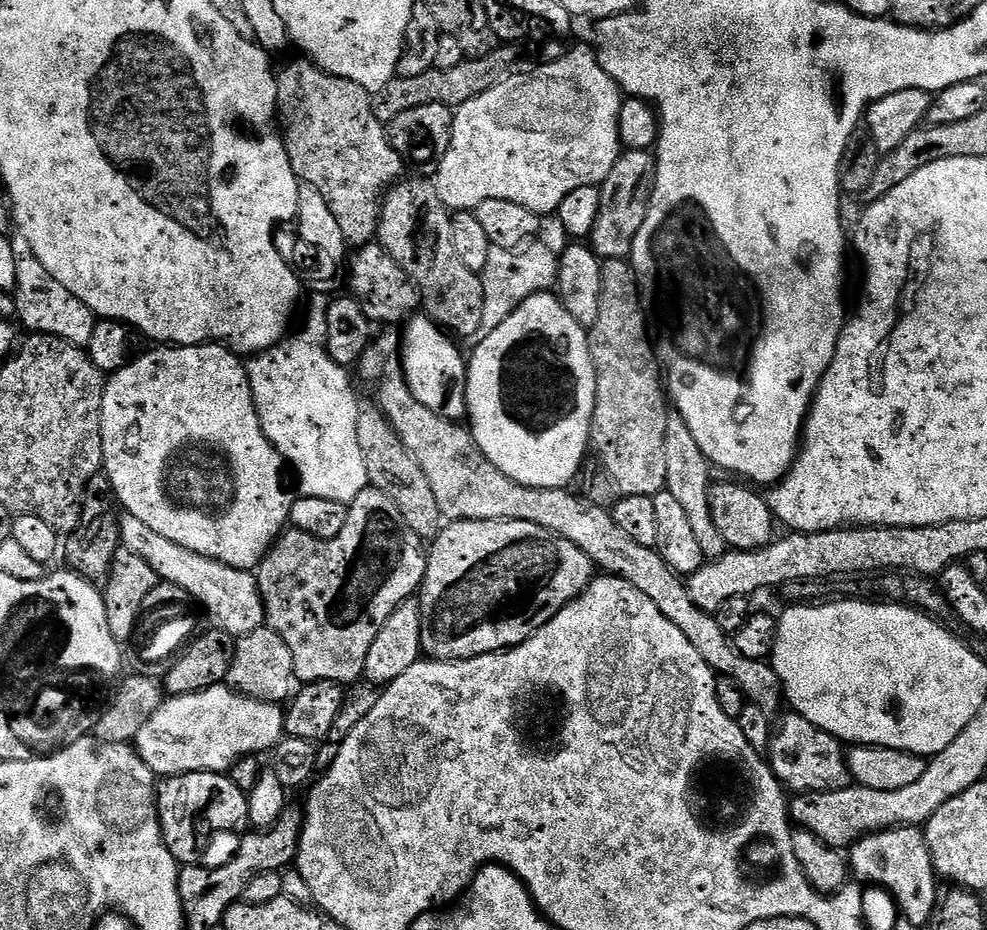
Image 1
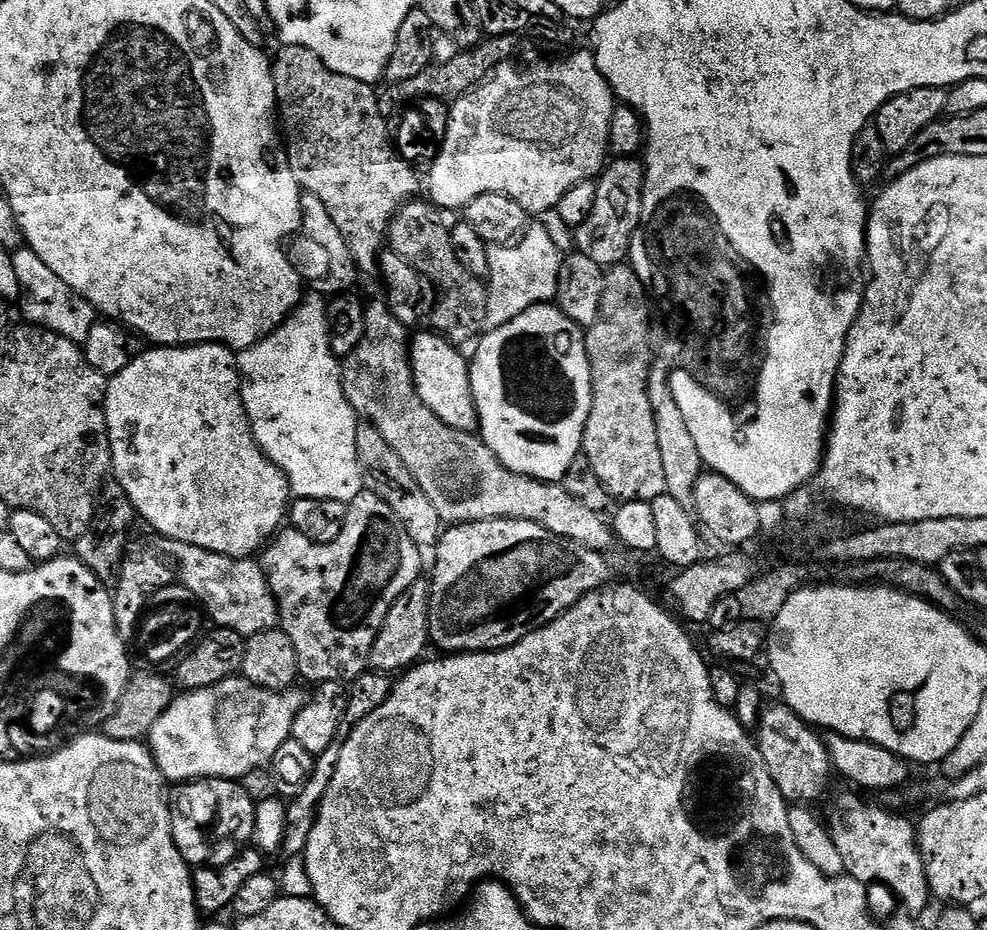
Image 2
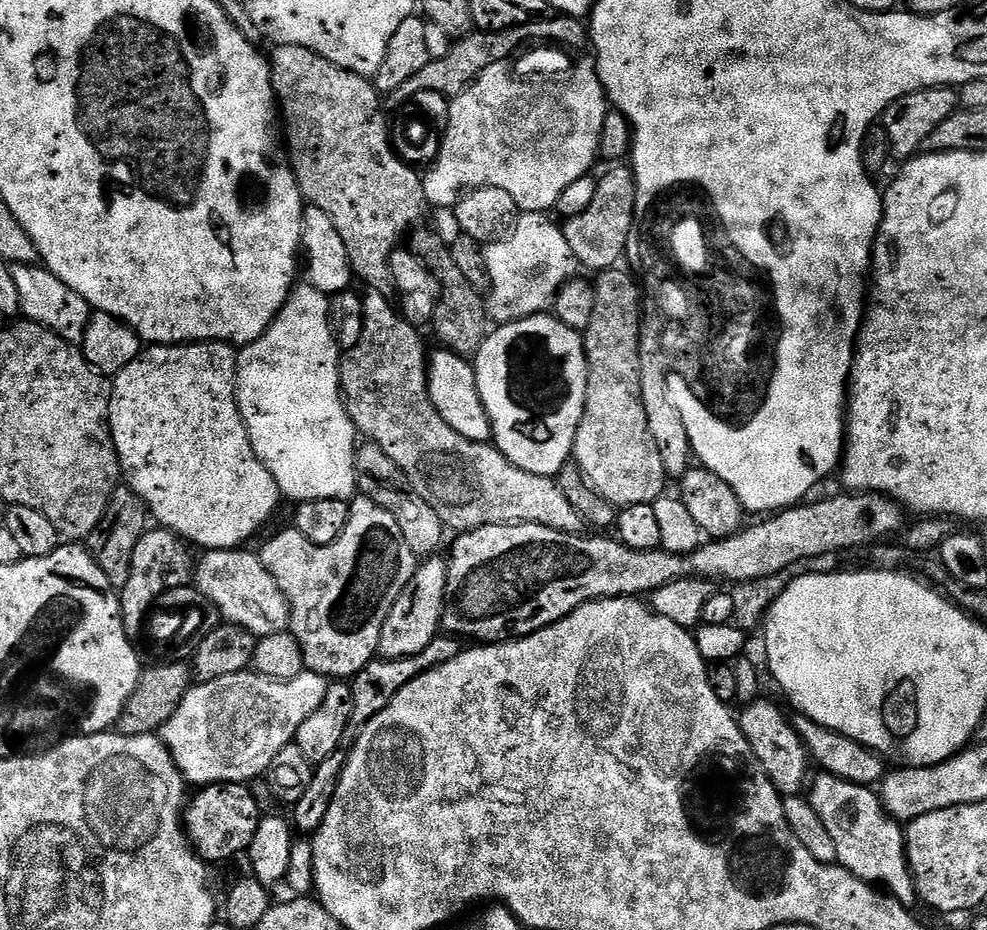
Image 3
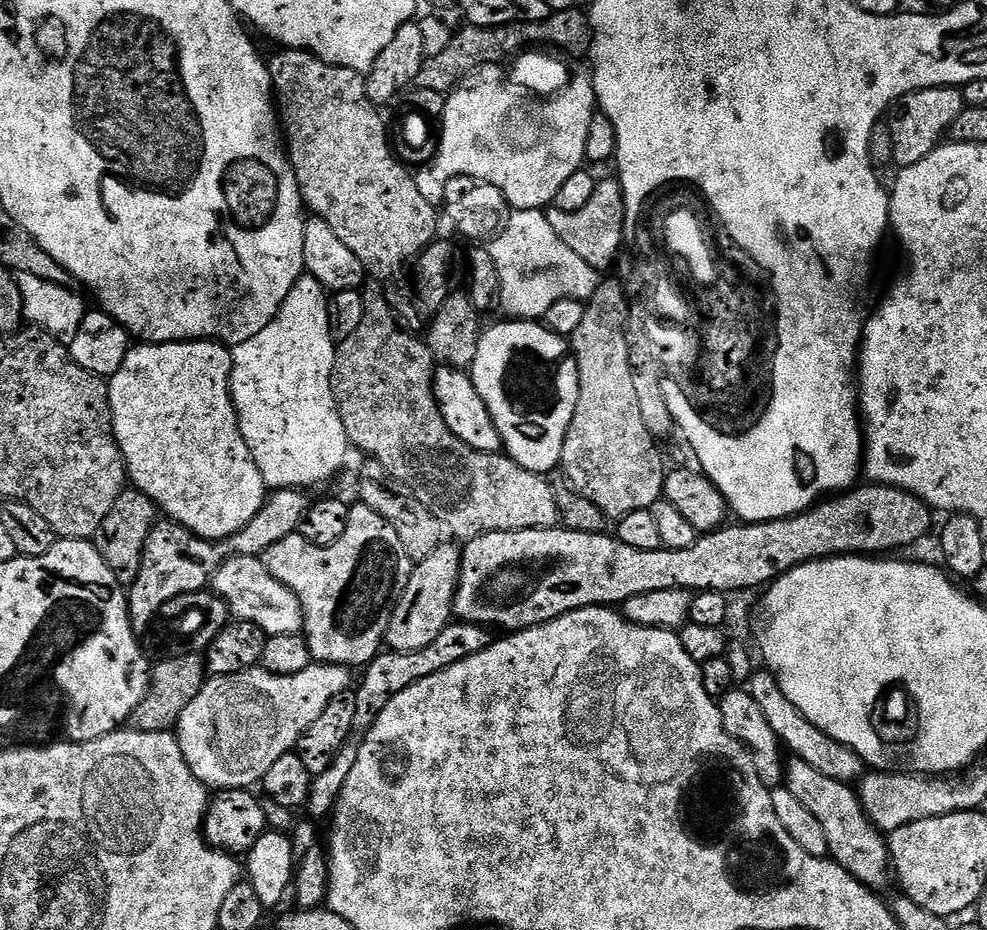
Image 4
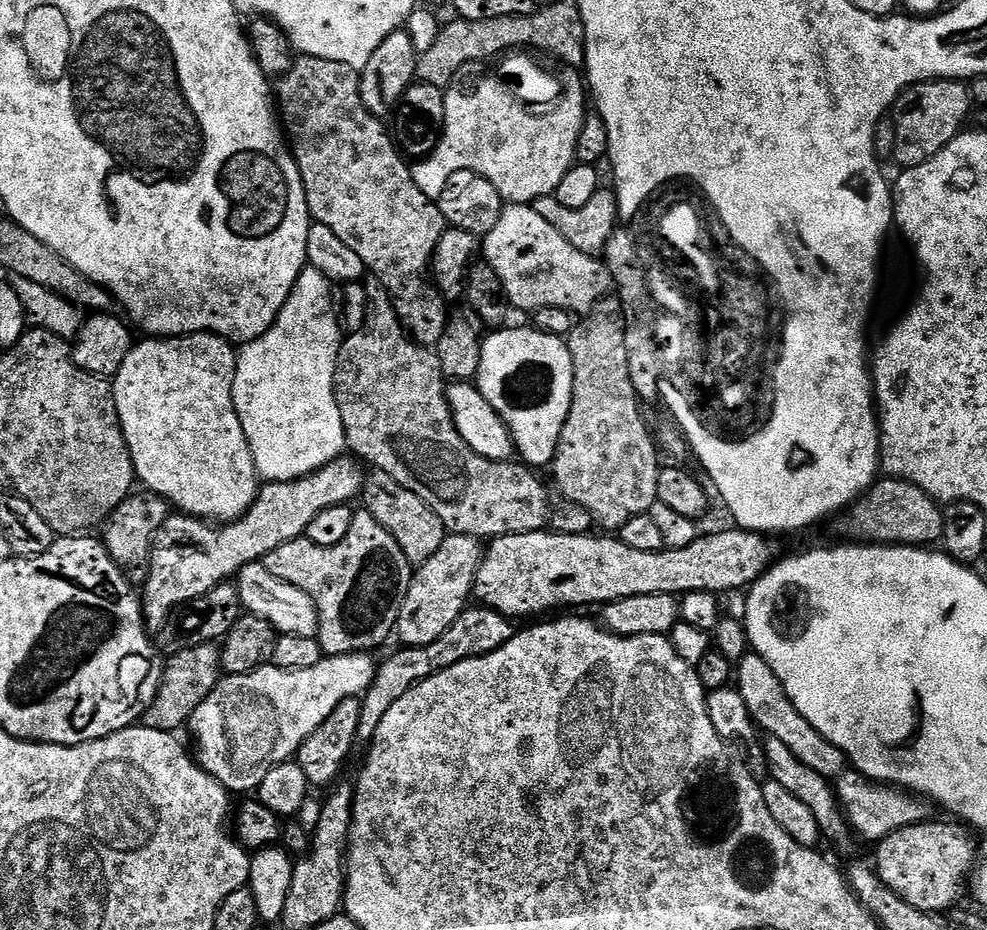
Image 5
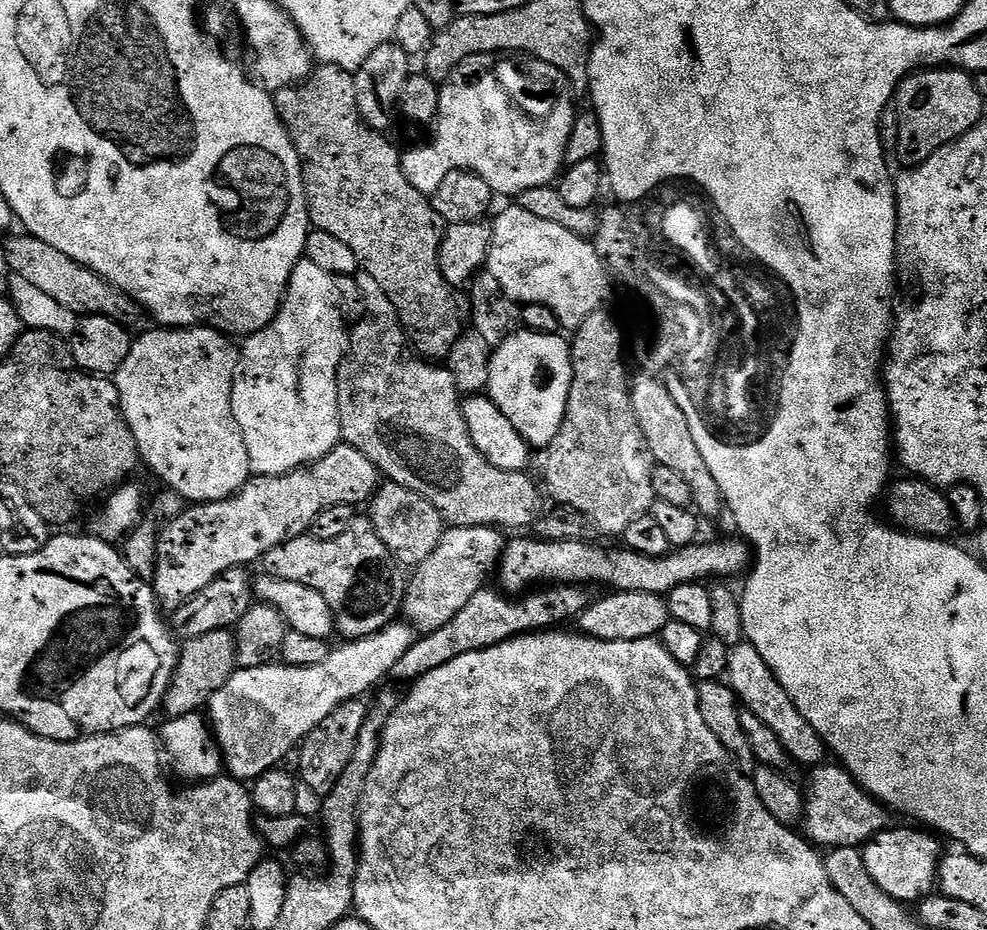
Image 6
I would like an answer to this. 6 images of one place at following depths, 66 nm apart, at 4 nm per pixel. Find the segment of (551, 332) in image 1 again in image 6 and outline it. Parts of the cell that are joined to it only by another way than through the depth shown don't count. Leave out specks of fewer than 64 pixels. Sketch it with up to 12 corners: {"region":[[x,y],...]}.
{"region":[[563,335],[495,345],[486,392],[529,449],[562,426],[572,381]]}

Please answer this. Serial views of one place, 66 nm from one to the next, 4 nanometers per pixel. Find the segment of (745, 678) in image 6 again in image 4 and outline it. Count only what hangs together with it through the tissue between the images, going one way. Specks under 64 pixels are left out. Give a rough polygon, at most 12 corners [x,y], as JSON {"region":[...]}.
{"region":[[753,671],[746,690],[781,745],[843,784],[864,759],[818,730],[782,694],[772,672]]}

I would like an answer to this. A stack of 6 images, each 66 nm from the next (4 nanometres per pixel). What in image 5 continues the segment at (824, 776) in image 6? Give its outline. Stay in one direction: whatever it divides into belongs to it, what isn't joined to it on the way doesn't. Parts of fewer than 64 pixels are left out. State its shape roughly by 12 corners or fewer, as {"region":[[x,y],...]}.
{"region":[[855,770],[834,791],[859,839],[925,823],[927,799]]}

